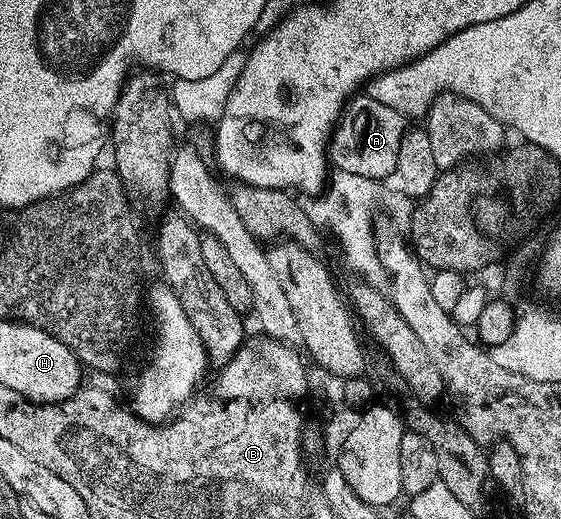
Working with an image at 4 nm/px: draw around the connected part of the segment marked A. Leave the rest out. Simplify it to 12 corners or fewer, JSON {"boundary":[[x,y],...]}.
{"boundary":[[366,93],[330,134],[336,169],[396,174],[403,115]]}

